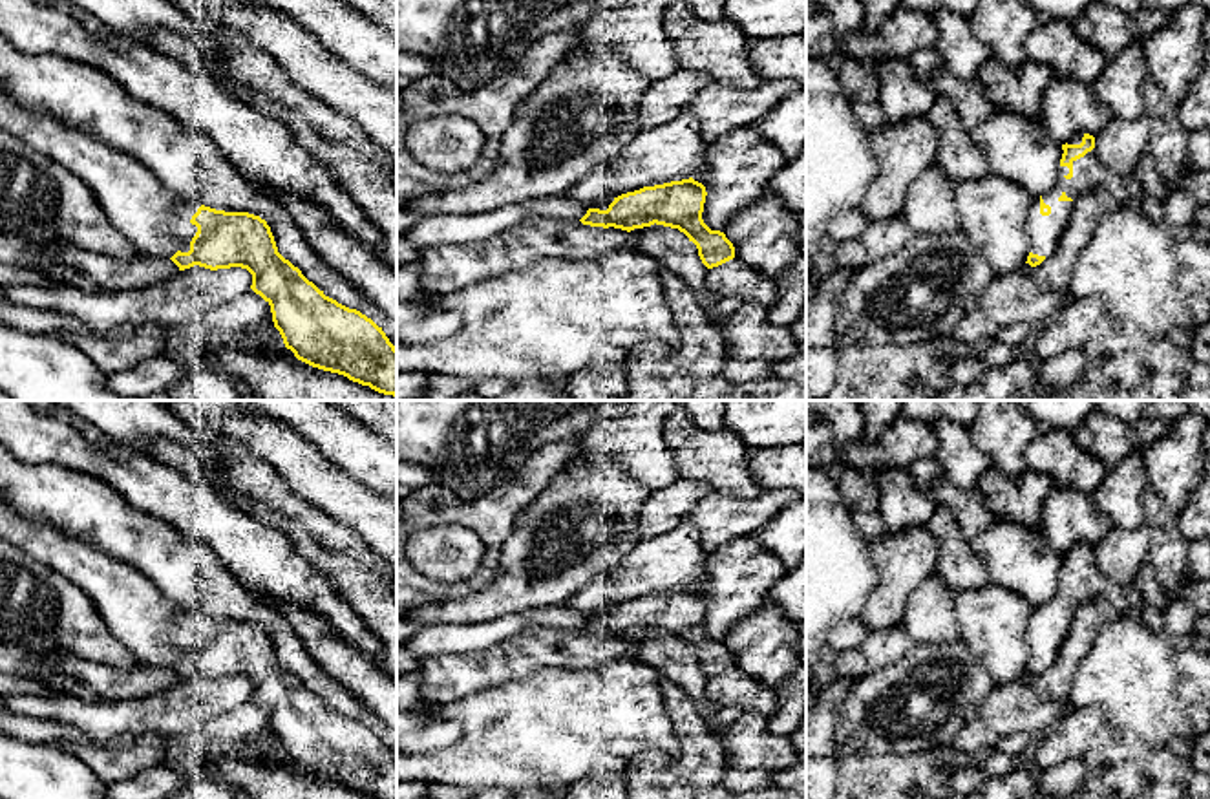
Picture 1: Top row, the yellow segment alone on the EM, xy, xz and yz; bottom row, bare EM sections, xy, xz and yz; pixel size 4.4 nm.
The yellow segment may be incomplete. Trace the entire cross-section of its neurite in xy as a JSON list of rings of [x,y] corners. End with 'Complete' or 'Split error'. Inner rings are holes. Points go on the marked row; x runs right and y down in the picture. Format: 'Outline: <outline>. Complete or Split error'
Outline: [[[185,201],[174,210],[165,230],[179,241],[179,250],[170,258],[179,271],[194,265],[210,271],[247,269],[252,274],[250,289],[271,305],[274,327],[298,360],[397,397],[397,347],[382,327],[360,311],[325,296],[309,282],[298,267],[278,252],[265,219],[249,212],[225,212]]]. Split error

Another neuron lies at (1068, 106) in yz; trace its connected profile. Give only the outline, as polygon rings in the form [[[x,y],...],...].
[[[1051,77],[1040,102],[1040,119],[1047,133],[1066,144],[1077,133],[1097,135],[1113,117],[1089,84],[1069,77]]]

